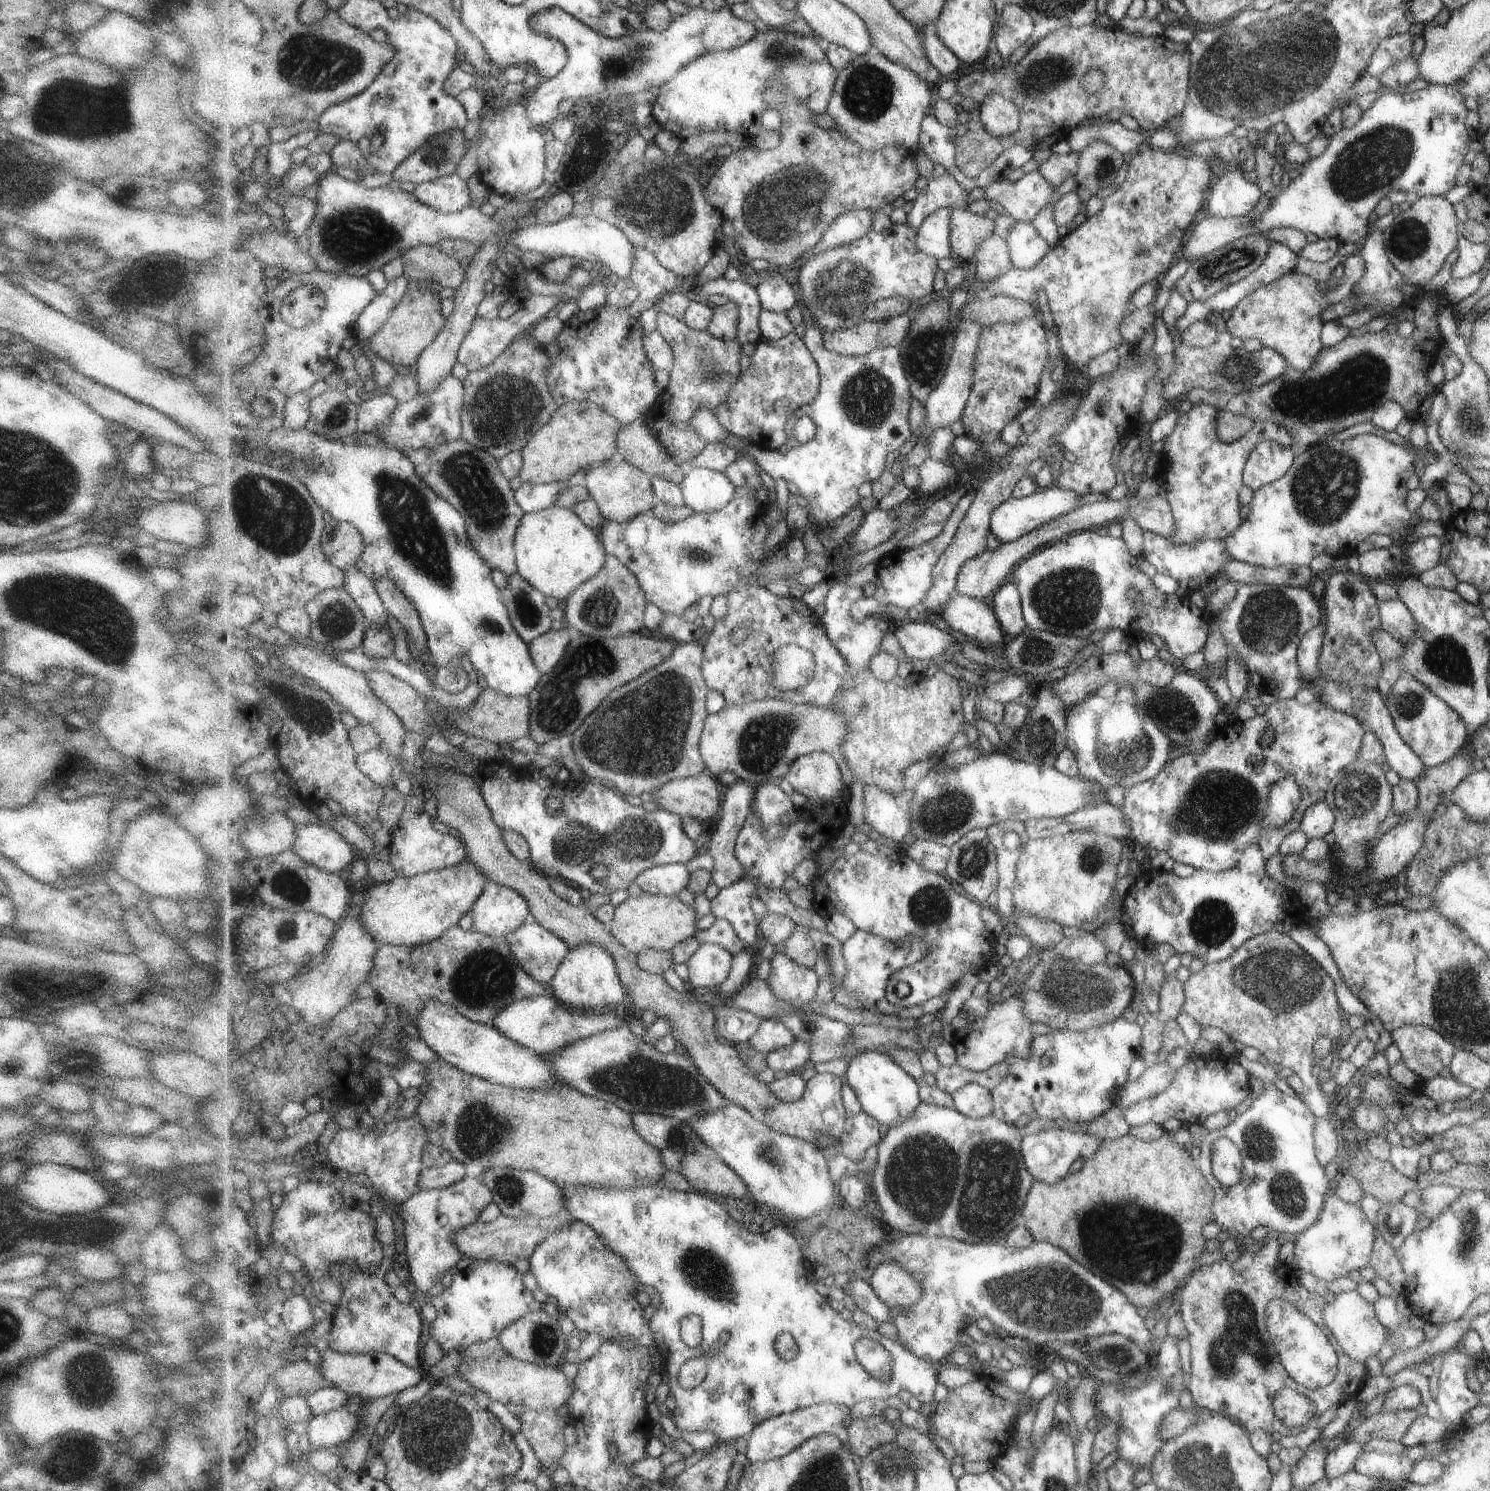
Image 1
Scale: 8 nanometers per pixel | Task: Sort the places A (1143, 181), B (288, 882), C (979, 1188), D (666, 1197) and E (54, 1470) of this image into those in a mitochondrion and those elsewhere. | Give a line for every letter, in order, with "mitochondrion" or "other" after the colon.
A: other
B: mitochondrion
C: mitochondrion
D: other
E: other

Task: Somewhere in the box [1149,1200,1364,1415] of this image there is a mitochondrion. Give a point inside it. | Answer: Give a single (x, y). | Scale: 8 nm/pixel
(1241, 1338)

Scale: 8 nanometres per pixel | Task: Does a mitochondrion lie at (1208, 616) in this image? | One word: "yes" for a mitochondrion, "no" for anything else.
no

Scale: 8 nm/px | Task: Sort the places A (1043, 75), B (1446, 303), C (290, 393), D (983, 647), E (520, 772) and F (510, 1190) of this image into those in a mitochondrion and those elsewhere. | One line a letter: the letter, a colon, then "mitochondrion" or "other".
A: mitochondrion
B: other
C: other
D: other
E: other
F: mitochondrion

